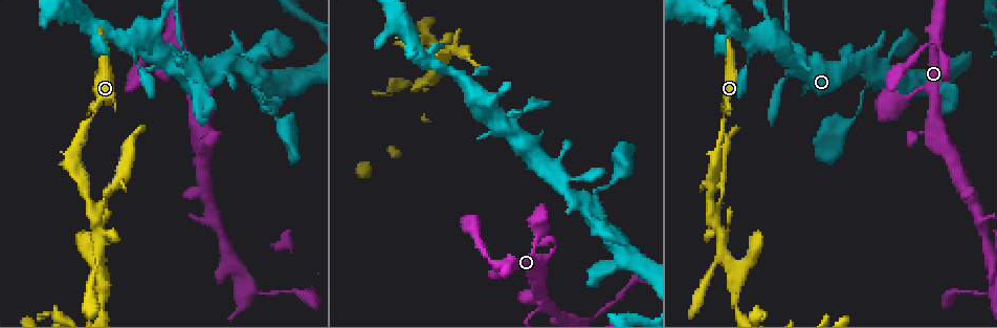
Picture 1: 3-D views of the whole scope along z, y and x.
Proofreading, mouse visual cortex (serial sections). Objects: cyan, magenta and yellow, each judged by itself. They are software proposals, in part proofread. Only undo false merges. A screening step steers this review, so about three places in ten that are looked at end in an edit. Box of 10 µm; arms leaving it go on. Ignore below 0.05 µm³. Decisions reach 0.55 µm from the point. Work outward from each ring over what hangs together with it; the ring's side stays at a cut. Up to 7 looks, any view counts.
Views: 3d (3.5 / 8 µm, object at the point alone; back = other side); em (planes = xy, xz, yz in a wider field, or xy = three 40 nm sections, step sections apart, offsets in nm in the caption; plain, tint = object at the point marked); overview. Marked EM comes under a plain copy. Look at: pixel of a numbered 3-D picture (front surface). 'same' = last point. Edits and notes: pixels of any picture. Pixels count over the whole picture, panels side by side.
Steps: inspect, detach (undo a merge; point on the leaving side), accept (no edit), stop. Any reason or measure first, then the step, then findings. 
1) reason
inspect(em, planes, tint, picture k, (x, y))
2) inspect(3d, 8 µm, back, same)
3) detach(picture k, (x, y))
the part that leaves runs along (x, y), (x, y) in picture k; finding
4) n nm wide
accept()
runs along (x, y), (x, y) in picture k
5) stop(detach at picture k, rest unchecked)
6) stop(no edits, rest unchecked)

narrows sharply
inspect(3d, 8 µm, picture 1, (517, 115))

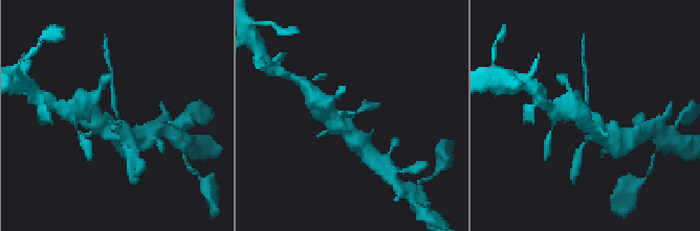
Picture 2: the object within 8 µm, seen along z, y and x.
zoom in
inspect(3d, 3.5 µm, same)

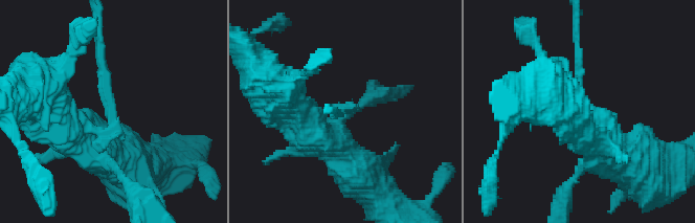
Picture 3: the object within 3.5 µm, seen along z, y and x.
inspect(em, xy, step 2, tint, picture 3, (108, 121))

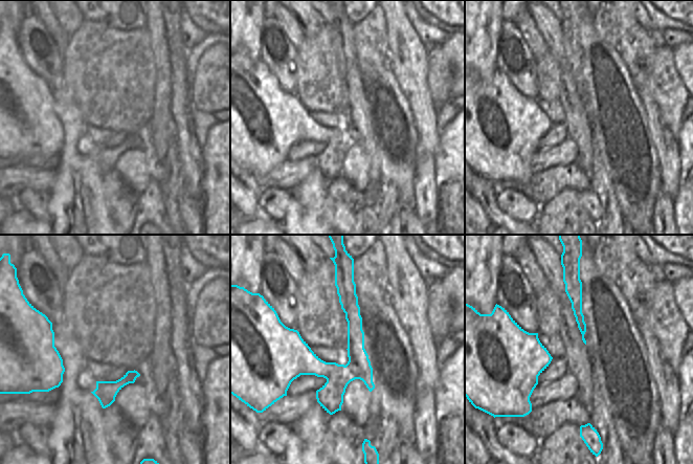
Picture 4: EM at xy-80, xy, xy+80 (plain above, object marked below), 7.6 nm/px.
arms of 150, 500 nm
detach(picture 3, (104, 91))
the part that leaves runs along (107, 118), (97, 28) in picture 3; a second cell is stuck on

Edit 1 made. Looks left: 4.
redraw
inspect(overview)

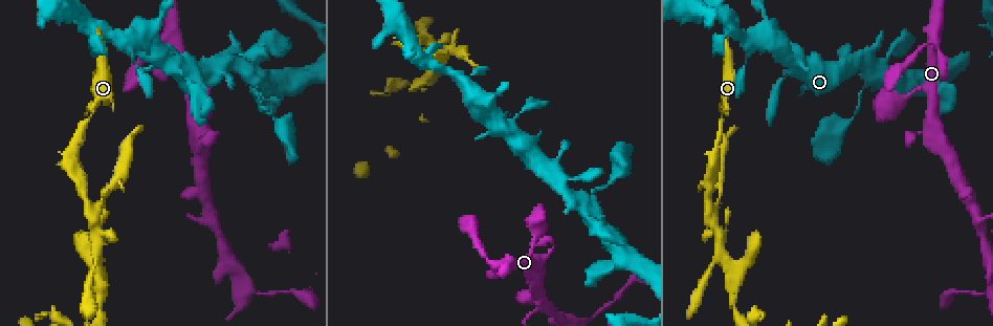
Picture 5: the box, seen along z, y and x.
a fork
inspect(3d, 3.5 µm, back, picture 5, (93, 213))

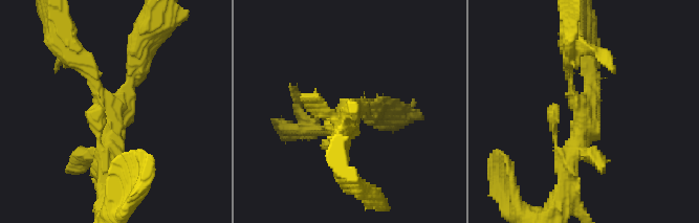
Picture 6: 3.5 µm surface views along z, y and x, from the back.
3 arms; arms of 150, 250, 300 nm; shape alone is not enough
inspect(em, planes, tint, picture 6, (113, 112))

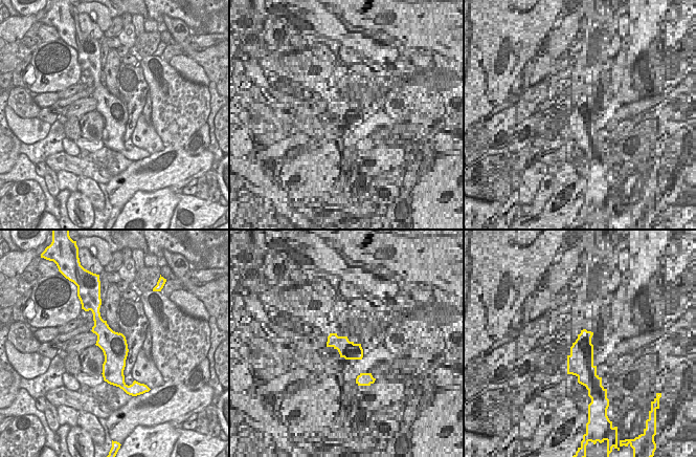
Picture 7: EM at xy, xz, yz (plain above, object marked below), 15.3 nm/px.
inspect(em, xy, step 3, tint, same)

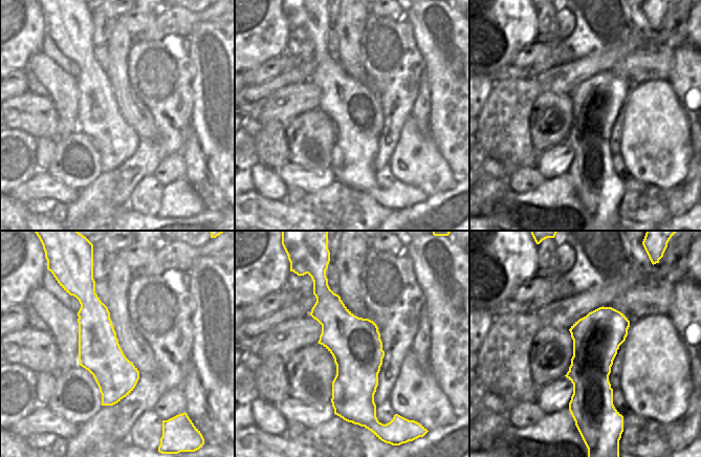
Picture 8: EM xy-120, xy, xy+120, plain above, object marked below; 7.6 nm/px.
accept()
one cell here

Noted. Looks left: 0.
stop(detach at picture 3, rest unchecked)

